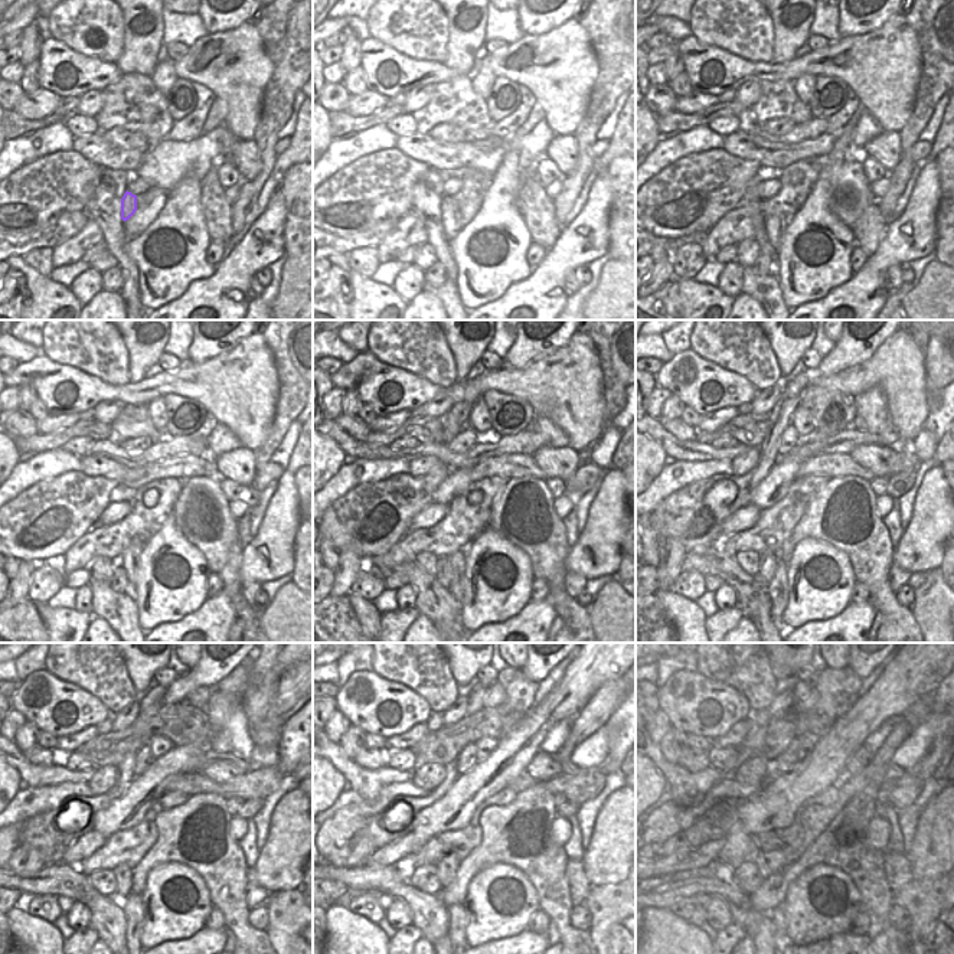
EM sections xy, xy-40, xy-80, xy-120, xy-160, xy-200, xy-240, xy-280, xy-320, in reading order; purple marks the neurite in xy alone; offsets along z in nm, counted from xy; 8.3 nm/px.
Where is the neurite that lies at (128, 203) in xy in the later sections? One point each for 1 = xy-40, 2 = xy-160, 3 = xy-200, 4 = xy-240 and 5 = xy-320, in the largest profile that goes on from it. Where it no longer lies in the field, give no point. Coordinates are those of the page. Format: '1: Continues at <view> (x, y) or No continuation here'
1: Continues at xy-40 (451, 218)
2: Continues at xy-160 (457, 587)
3: Continues at xy-200 (777, 587)
4: Continues at xy-240 (133, 905)
5: Continues at xy-320 (781, 917).

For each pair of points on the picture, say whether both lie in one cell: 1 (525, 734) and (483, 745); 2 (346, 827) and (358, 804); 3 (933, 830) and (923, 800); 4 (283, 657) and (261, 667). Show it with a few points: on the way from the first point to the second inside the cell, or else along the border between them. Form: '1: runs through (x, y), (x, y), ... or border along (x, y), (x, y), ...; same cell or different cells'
1: border along (499, 741), (486, 757), (477, 760); different cells
2: border along (369, 814), (339, 809), (327, 819); different cells
3: border along (938, 790), (921, 816), (917, 839); different cells
4: runs through (277, 657), (271, 657), (267, 662); same cell

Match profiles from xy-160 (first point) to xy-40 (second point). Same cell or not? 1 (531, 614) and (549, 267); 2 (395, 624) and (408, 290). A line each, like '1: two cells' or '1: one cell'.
1: one cell
2: two cells

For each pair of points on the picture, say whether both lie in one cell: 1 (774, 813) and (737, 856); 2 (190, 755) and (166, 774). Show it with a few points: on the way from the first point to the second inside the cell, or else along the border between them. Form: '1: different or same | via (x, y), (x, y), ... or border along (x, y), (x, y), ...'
1: same | via (763, 822), (739, 845)
2: same | via (185, 760), (180, 760), (172, 768)

